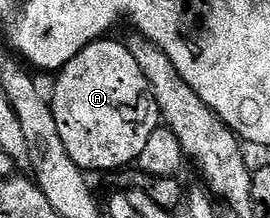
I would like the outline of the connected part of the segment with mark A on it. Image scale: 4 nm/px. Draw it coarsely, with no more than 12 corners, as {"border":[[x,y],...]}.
{"border":[[125,42],[57,72],[56,129],[87,173],[140,157],[154,98]]}

